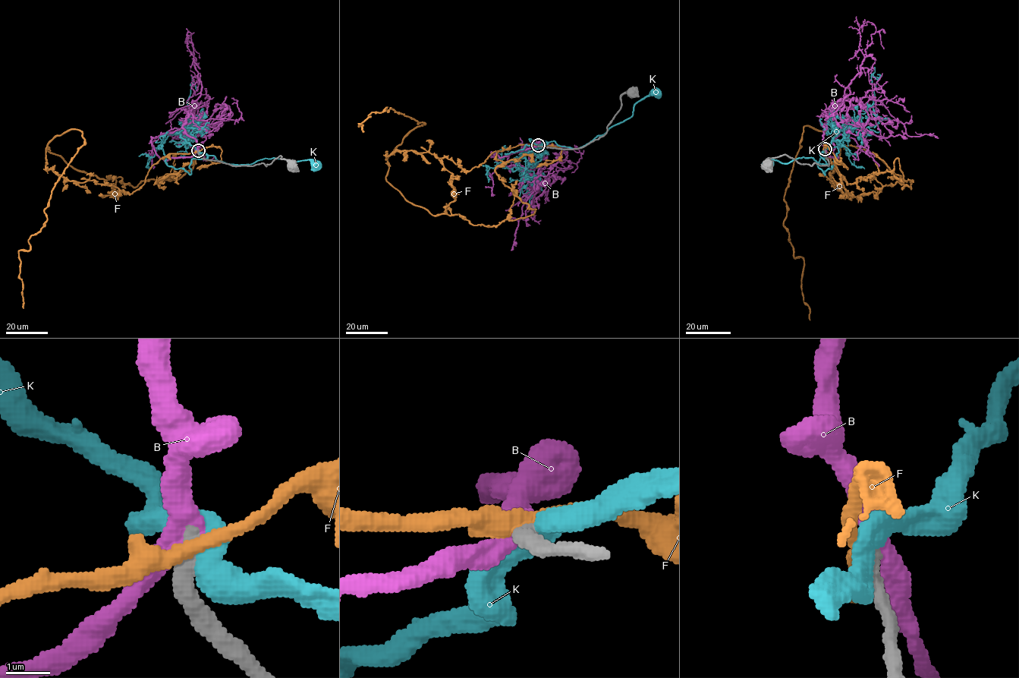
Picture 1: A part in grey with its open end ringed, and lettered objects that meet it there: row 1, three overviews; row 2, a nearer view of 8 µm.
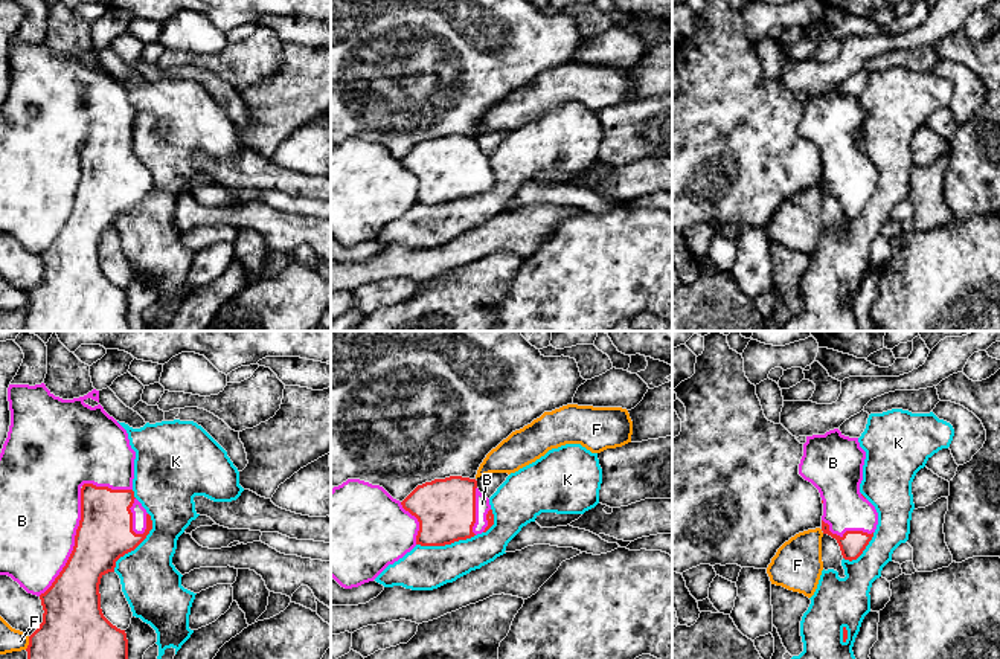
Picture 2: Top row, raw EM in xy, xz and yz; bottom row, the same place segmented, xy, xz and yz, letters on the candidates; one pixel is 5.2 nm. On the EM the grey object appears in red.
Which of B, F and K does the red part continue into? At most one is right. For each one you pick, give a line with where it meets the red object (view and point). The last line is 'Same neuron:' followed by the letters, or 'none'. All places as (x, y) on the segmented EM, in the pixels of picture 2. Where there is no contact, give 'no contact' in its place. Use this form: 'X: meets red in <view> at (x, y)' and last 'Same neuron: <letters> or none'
B: meets red in xy at (75, 543)
Same neuron: B

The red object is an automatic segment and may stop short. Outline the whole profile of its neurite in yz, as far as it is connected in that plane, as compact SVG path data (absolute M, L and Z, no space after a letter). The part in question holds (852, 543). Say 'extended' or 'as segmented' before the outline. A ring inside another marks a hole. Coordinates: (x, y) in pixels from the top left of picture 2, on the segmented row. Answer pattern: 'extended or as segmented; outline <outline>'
extended; outline M838 429L806 436L799 474L820 493L822 531L837 540L845 560L857 560L878 525L875 506L860 493L866 452Z

